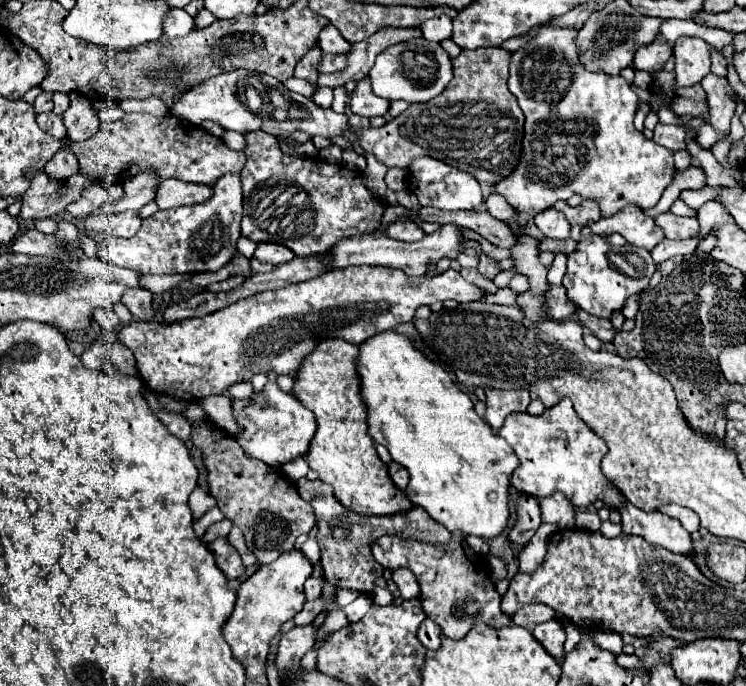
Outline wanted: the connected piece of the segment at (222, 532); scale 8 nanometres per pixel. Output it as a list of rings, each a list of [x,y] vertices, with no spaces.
[[[223,519],[223,521],[213,523],[213,525],[205,531],[205,535],[203,535],[205,543],[209,543],[209,541],[213,541],[213,539],[217,539],[217,537],[225,537],[225,535],[231,531],[231,527],[233,527],[233,521],[229,521],[229,519]]]

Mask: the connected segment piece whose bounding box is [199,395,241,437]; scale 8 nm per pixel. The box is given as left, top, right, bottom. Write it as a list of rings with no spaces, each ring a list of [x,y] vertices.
[[[219,395],[219,397],[209,397],[205,401],[199,401],[199,405],[203,405],[205,413],[209,415],[209,419],[219,425],[221,429],[225,429],[225,433],[229,433],[231,437],[237,437],[241,433],[241,427],[233,415],[233,407],[231,407],[231,397],[227,395]]]

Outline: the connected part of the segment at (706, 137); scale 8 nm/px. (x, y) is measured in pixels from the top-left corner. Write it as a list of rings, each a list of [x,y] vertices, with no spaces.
[[[709,123],[703,125],[703,127],[697,127],[695,129],[695,137],[697,137],[697,143],[705,149],[710,149],[714,143],[721,141],[721,139],[727,139],[727,135],[719,133],[715,127],[711,127]]]

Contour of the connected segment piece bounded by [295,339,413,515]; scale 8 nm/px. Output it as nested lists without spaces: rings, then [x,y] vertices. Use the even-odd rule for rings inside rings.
[[[329,339],[323,341],[309,357],[305,357],[301,365],[301,373],[297,373],[295,381],[295,397],[315,413],[317,419],[317,433],[311,441],[309,453],[307,453],[307,463],[313,471],[319,473],[319,479],[333,485],[335,497],[345,505],[349,511],[355,511],[359,515],[397,515],[413,509],[413,503],[405,495],[405,491],[397,489],[393,485],[387,465],[379,459],[373,439],[369,435],[367,427],[367,407],[361,399],[361,377],[357,373],[357,355],[359,355],[359,345],[341,341],[341,339]]]

